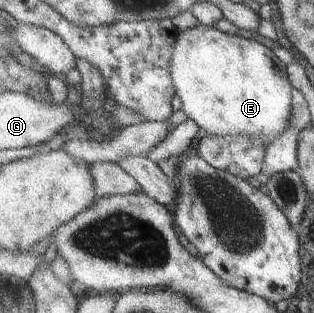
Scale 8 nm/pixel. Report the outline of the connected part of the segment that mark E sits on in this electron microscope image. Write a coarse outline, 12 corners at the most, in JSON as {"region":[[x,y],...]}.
{"region":[[198,23],[171,76],[208,134],[274,143],[292,127],[280,54]]}

